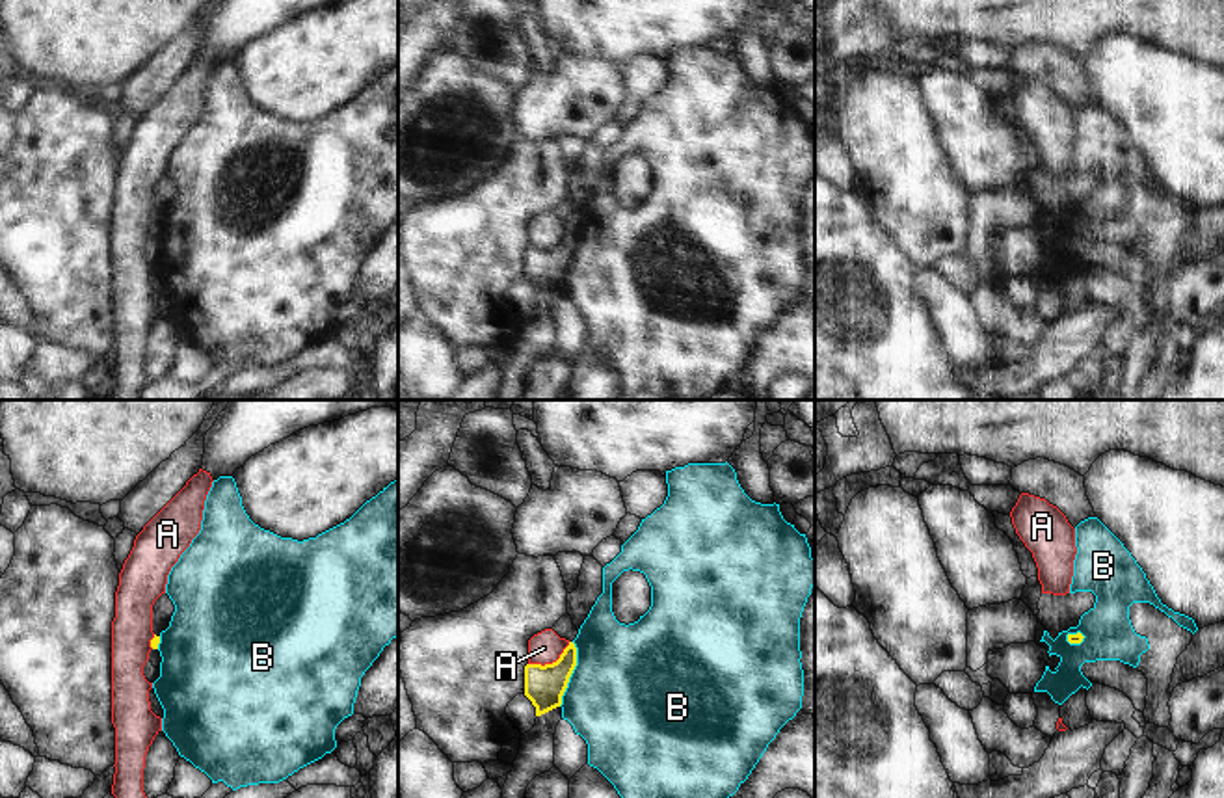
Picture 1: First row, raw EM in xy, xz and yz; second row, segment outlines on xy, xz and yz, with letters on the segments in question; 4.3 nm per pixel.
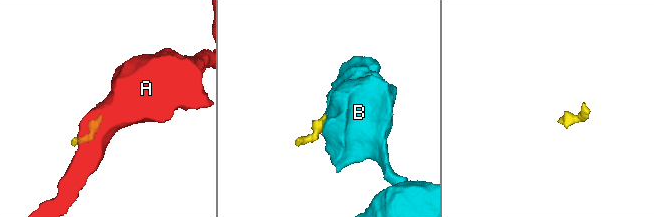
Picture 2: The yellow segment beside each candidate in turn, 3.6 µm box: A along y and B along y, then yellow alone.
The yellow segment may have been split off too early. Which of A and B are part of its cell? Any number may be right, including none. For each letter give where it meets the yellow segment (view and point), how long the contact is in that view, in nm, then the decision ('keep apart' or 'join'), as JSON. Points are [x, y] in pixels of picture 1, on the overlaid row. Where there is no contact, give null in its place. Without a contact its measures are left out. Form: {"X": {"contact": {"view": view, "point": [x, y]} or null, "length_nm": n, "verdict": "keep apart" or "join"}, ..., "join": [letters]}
{"A": {"contact": {"view": "xz", "point": [553, 663]}, "length_nm": 200, "verdict": "keep apart"}, "B": {"contact": {"view": "xz", "point": [572, 672]}, "length_nm": 280, "verdict": "keep apart"}, "join": []}

